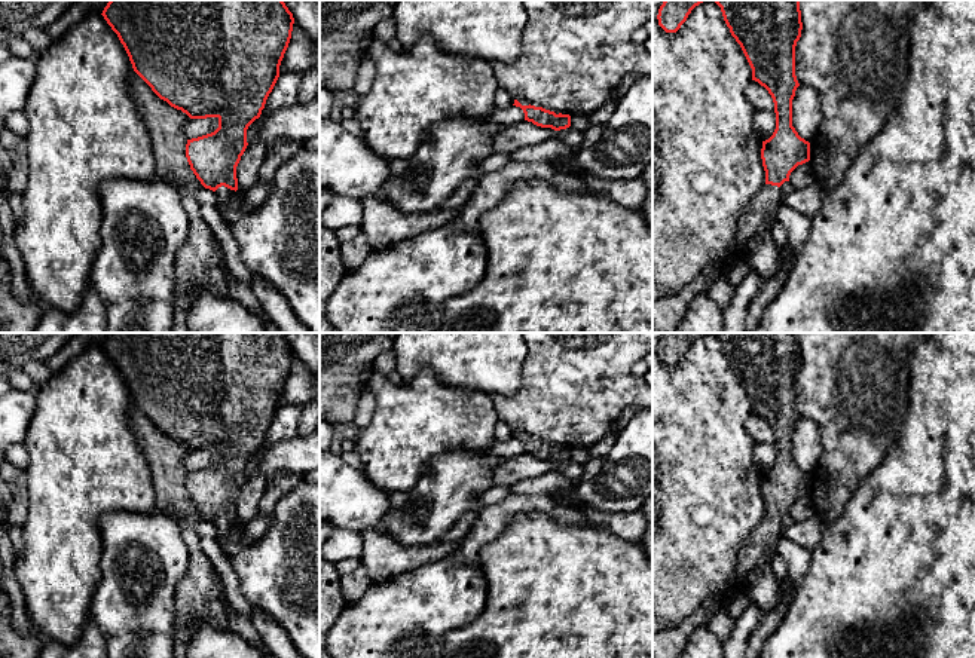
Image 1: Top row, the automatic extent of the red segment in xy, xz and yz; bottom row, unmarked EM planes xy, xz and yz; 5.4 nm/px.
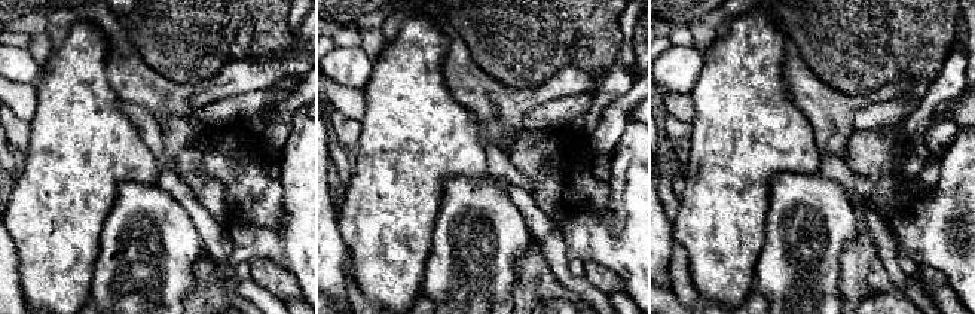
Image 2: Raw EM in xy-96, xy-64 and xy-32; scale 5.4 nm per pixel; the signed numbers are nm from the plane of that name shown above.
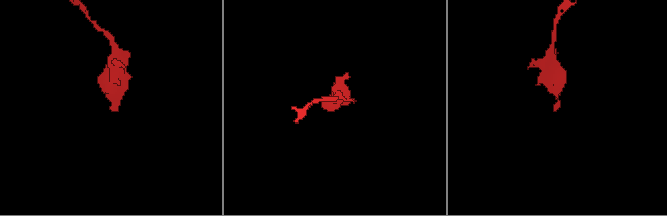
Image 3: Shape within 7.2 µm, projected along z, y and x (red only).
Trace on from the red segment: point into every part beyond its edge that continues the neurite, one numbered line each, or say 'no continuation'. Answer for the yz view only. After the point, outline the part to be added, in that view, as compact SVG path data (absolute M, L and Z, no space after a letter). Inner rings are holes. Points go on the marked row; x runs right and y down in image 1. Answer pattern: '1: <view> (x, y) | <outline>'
1: yz (761, 210) | M764 184L762 189L749 202L745 214L740 218L736 235L737 253L745 253L748 239L770 226L780 202L780 187Z

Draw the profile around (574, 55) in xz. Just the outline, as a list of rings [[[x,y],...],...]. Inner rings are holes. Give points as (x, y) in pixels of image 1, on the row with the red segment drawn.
[[[523,0],[528,24],[523,31],[522,53],[510,64],[493,64],[499,88],[513,97],[523,97],[531,105],[575,116],[590,117],[611,100],[629,73],[652,74],[652,55],[632,40],[632,36],[652,19],[652,0]]]

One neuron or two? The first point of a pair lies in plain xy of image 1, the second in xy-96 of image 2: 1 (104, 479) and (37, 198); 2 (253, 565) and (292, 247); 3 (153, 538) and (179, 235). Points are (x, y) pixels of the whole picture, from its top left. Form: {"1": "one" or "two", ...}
{"1": "one", "2": "one", "3": "one"}

